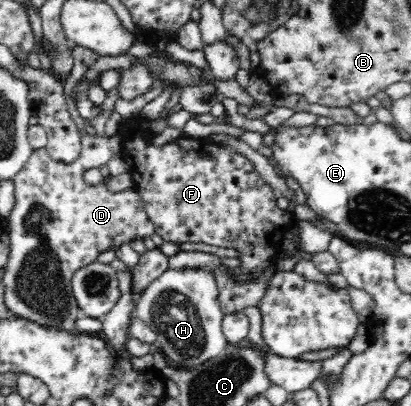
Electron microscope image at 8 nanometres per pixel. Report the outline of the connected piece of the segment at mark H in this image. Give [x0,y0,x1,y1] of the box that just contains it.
[133,268,228,369]

